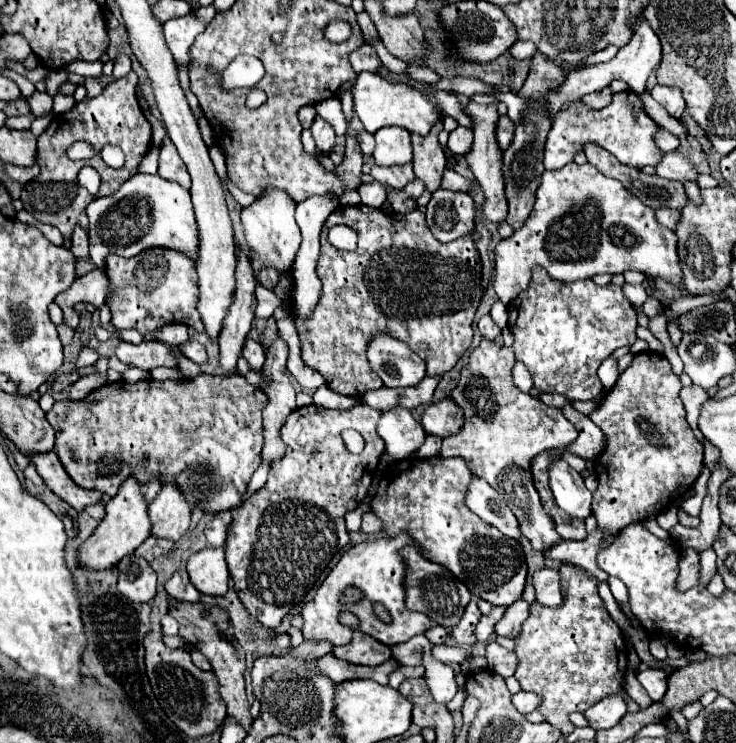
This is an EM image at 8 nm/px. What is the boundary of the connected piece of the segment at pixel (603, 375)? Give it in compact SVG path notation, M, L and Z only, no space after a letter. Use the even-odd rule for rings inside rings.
M608 357L608 359L600 365L598 377L600 377L600 381L602 381L602 385L604 385L606 389L614 387L614 383L616 383L616 379L618 379L618 365L616 365L616 361L614 361L612 357Z

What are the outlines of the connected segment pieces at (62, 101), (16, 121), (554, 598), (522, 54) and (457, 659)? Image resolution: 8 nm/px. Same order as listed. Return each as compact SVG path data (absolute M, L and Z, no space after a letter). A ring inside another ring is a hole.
M62 95L62 97L54 97L54 107L52 107L52 111L54 111L54 115L58 115L58 113L66 113L66 111L70 111L72 107L74 107L74 97L66 97L66 95Z
M32 113L27 116L9 117L7 118L5 125L17 130L30 129L35 118L36 116Z
M542 567L534 577L532 585L536 589L536 601L548 607L558 607L562 605L562 585L560 585L560 571Z
M516 41L510 49L510 55L518 61L524 61L524 59L532 59L532 55L536 53L536 47L532 43L524 43L524 41Z
M434 645L432 657L442 663L462 663L464 659L468 659L468 655L460 647L448 647L448 645Z

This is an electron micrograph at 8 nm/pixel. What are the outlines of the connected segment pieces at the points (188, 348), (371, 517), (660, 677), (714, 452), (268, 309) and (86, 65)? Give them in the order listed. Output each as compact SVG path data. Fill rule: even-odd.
M186 341L186 343L182 343L180 345L180 351L188 357L188 359L192 359L194 363L204 363L206 361L206 349L198 343L198 341Z
M366 511L362 515L362 531L372 535L372 533L380 533L382 531L382 521L372 513L372 511Z
M640 669L636 673L638 681L642 683L642 687L646 689L646 693L650 695L652 701L660 701L666 693L666 673L658 671L658 669Z
M704 441L704 463L712 471L714 465L718 463L718 449L714 449L708 441Z
M258 280L255 295L257 299L257 307L255 317L268 319L270 318L275 309L281 304L281 300L277 297L273 290L268 290L261 286Z
M72 61L68 67L66 67L68 73L78 73L82 77L98 77L102 75L102 63L100 61Z

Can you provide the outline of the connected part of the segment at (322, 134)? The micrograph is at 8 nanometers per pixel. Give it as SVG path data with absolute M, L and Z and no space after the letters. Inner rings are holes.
M320 117L314 119L314 125L310 127L312 131L312 137L316 141L316 147L322 151L322 153L330 153L336 145L336 135L334 135L334 129Z

